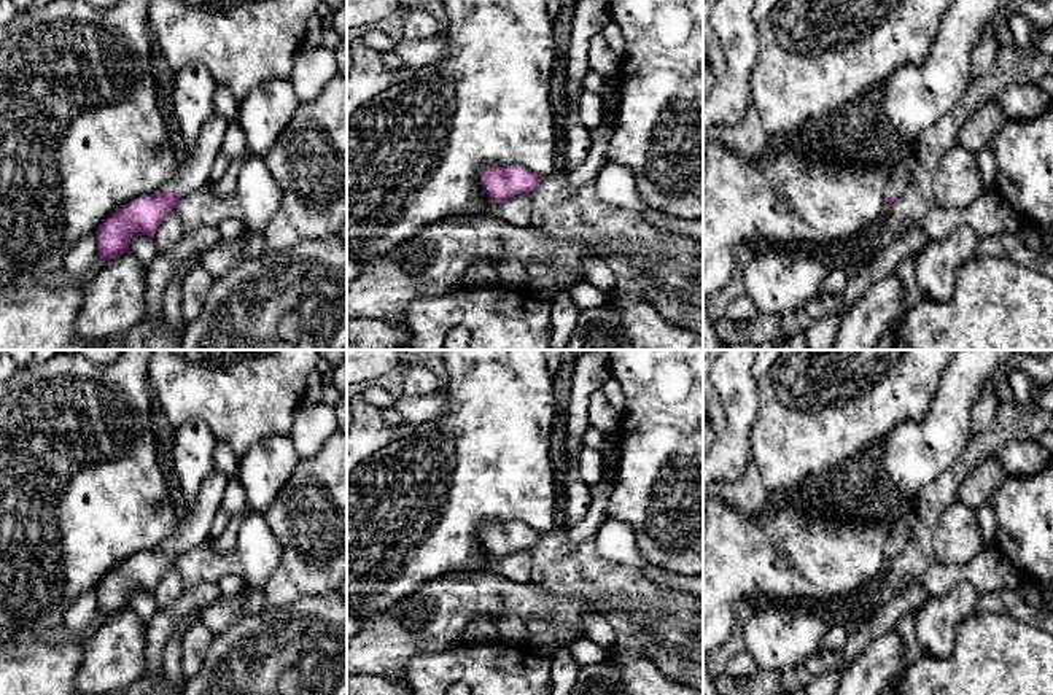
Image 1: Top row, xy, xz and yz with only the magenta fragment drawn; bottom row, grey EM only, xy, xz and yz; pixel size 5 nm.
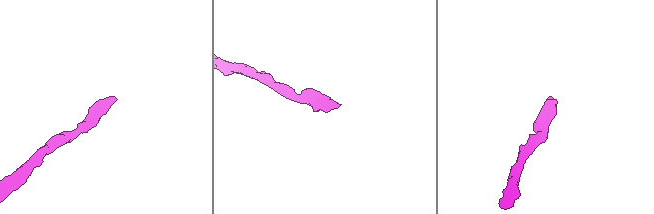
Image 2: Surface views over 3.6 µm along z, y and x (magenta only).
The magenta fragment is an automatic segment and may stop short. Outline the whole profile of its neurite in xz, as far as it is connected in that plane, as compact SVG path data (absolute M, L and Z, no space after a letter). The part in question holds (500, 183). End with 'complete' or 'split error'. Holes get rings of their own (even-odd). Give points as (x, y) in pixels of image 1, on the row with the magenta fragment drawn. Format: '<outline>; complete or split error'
M522 165L492 167L482 173L484 191L499 204L515 194L530 194L542 177Z; complete

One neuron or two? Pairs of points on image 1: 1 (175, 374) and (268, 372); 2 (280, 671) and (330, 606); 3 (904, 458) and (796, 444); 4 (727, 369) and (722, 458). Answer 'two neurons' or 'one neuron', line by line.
1: one neuron
2: one neuron
3: two neurons
4: one neuron

